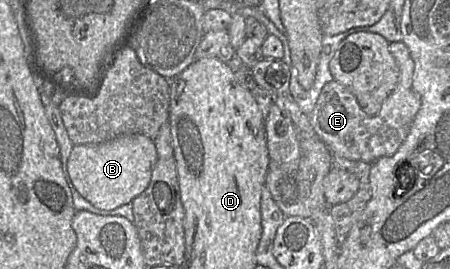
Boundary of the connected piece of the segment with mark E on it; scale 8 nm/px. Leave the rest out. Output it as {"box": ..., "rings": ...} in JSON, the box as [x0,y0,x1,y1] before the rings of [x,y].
{"box":[309,41,421,163],"rings":[[[402,41],[390,42],[389,51],[398,66],[399,80],[375,116],[368,116],[360,107],[355,95],[336,80],[331,80],[322,88],[316,105],[309,115],[309,121],[316,135],[333,155],[372,163],[381,157],[394,155],[408,136],[421,107],[420,96],[412,88],[414,61],[408,47]]]}

